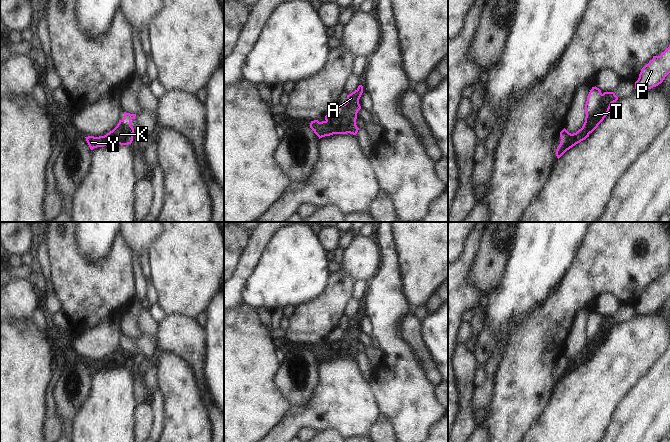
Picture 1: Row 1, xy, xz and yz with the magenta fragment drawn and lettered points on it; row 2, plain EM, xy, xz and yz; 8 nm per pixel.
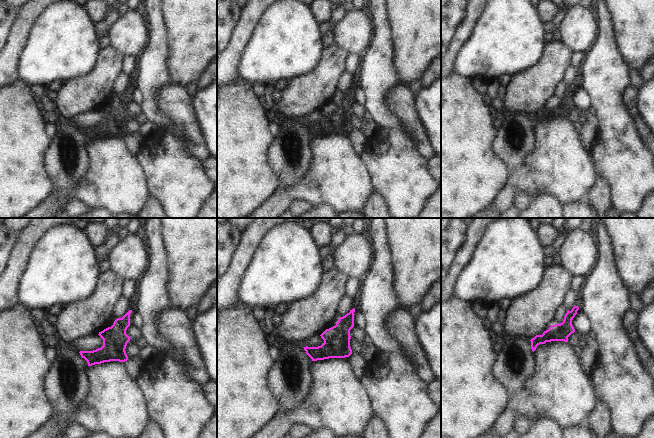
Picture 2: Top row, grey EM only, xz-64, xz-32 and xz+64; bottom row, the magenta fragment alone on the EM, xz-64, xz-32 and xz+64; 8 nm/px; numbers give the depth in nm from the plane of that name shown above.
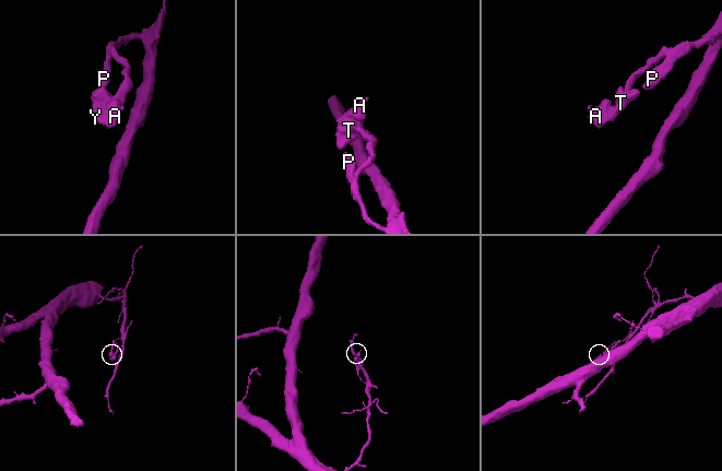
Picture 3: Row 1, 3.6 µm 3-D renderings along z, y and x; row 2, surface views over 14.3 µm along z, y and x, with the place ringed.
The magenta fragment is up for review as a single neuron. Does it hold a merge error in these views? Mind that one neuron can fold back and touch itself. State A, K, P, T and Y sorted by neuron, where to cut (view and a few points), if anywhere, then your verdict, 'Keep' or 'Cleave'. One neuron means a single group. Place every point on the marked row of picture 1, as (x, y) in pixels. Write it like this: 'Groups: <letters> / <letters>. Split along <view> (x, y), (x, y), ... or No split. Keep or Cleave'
Groups: A K / P T Y. Split along xz (325, 121), (329, 126), (348, 132). Cleave

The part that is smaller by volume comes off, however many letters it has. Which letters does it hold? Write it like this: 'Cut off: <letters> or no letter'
Cut off: A, K

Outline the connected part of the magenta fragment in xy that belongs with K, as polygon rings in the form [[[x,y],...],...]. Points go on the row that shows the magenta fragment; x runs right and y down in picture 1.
[[[124,112],[124,118],[119,120],[117,126],[104,135],[104,141],[107,145],[120,144],[128,145],[133,141],[134,128],[131,126],[132,119],[135,119],[136,114]]]

